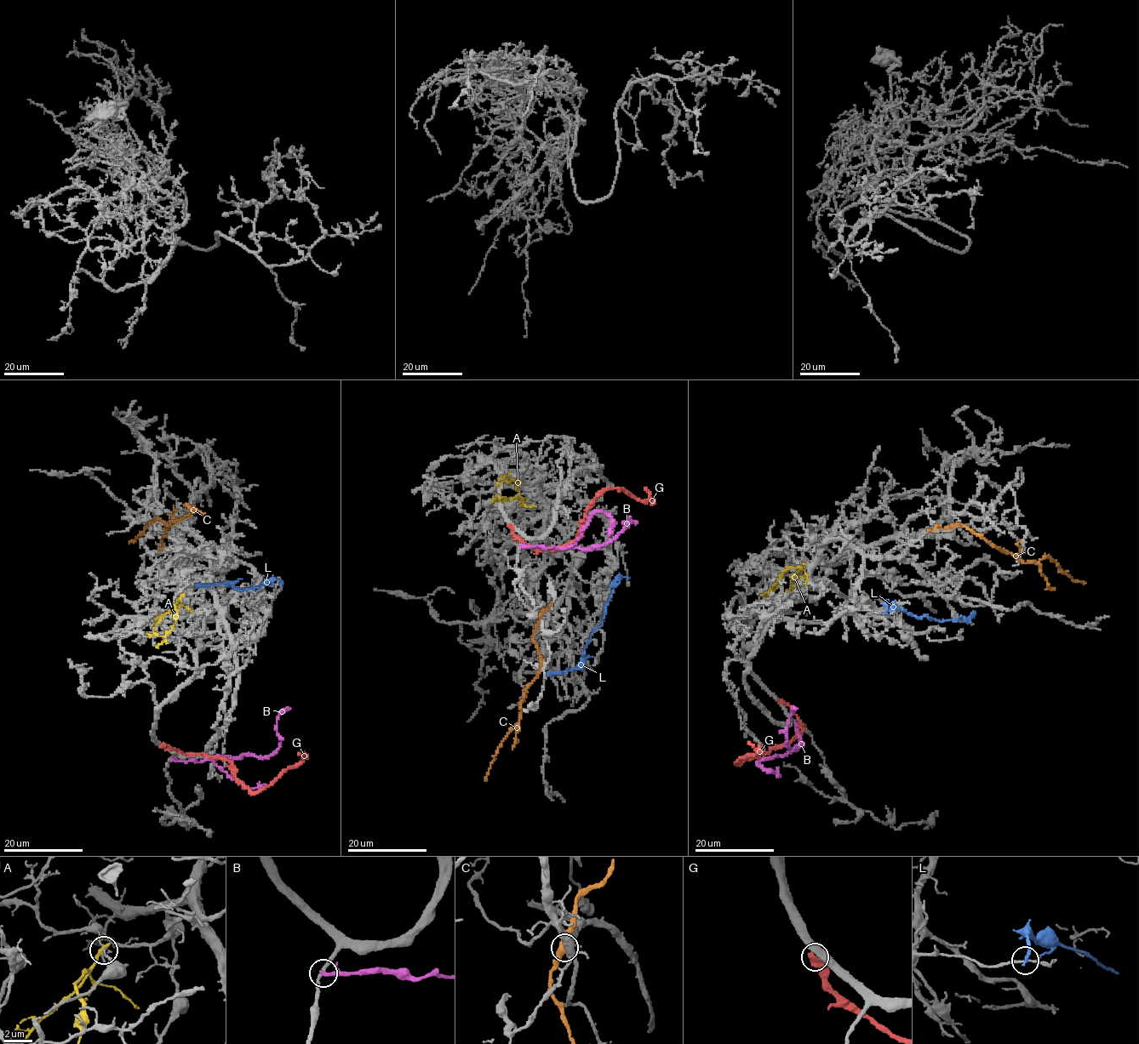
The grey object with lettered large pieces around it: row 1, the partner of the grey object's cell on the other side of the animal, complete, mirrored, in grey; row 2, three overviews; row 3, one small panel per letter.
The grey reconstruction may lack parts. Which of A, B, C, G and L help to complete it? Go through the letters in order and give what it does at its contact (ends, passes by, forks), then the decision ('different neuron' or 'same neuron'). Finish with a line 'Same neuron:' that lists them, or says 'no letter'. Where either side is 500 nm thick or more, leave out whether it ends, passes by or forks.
A: it ends; different neuron
B: it passes by; different neuron
C: different neuron
G: different neuron
L: it ends; different neuron
Same neuron: no letter

